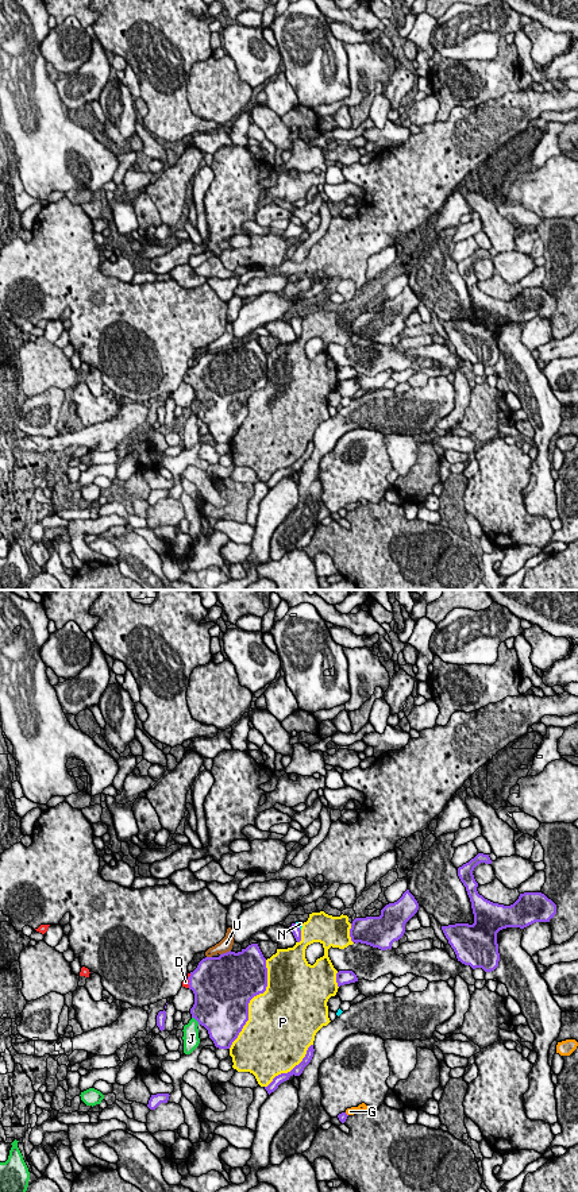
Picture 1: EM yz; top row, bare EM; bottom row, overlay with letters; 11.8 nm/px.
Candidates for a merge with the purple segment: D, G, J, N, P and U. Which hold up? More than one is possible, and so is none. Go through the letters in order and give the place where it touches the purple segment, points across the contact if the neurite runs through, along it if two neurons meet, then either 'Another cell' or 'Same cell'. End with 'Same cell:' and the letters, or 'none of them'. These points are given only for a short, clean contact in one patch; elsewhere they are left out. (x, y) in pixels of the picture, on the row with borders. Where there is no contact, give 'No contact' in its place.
D: Touches purple at yz (188, 979). Path across: yz (208, 982), (188, 979), (185, 982). Same cell
G: Touches purple at yz (346, 1114). Another cell
J: Touches purple at yz (196, 1019). Another cell
N: Touches purple at yz (299, 926). Path across: yz (295, 928), (299, 926), (300, 924). Same cell
P: Touches purple at yz (249, 1002). Another cell
U: Touches purple at yz (224, 953). Same cell
Same cell: D, N, U

